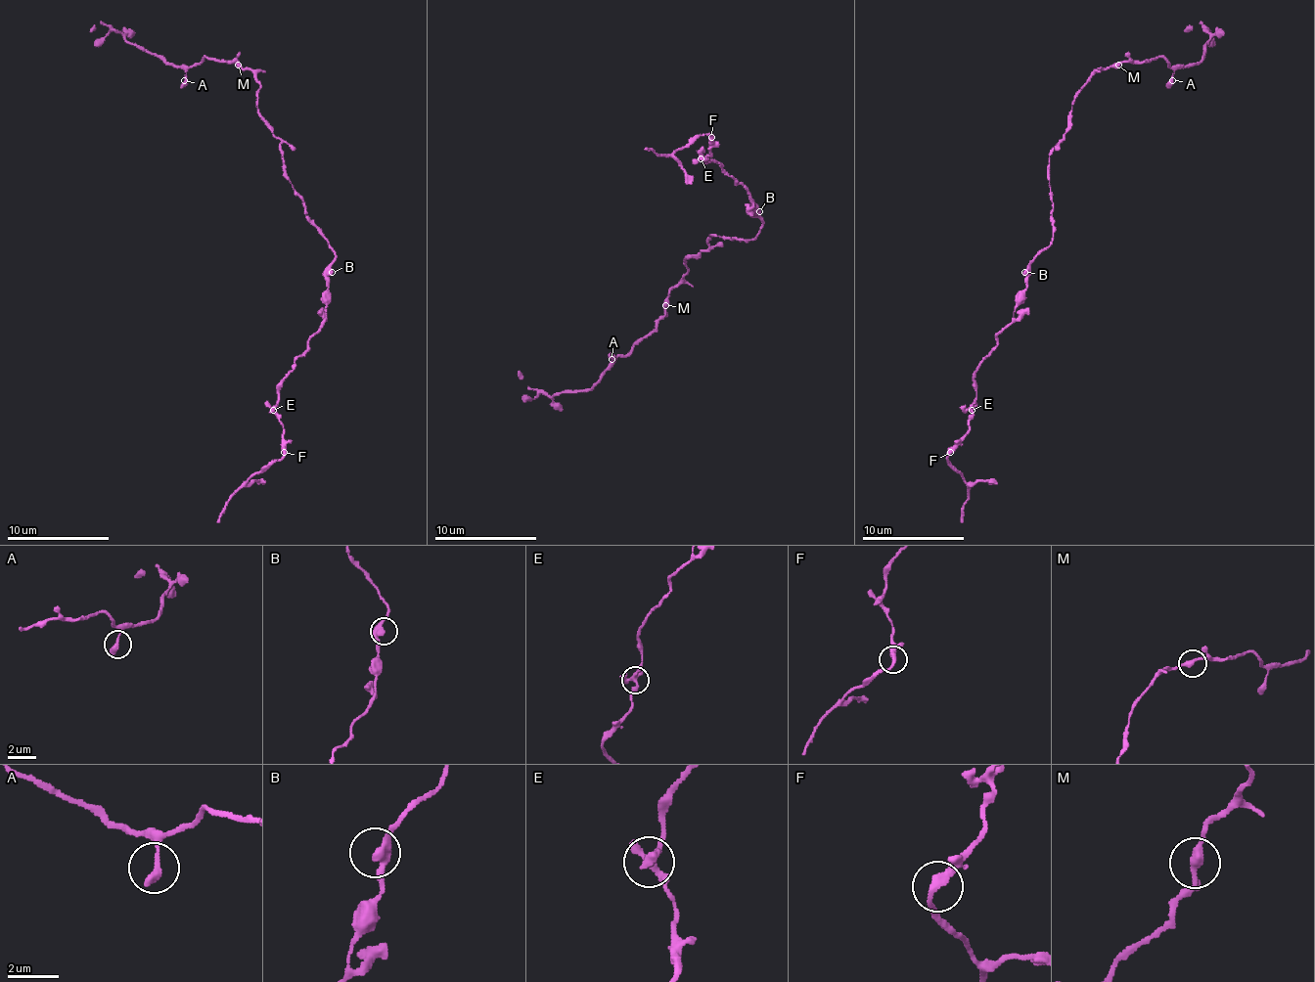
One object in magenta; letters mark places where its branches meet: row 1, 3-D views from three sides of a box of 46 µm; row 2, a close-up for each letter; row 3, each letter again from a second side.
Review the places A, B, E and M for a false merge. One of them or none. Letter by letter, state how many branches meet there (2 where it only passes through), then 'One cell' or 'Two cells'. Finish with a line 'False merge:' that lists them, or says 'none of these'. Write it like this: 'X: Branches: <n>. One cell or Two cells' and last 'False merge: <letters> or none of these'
A: Branches: 1. One cell
B: Branches: 2. One cell
E: Branches: 2. Two cells
M: Branches: 2. One cell
False merge: E

